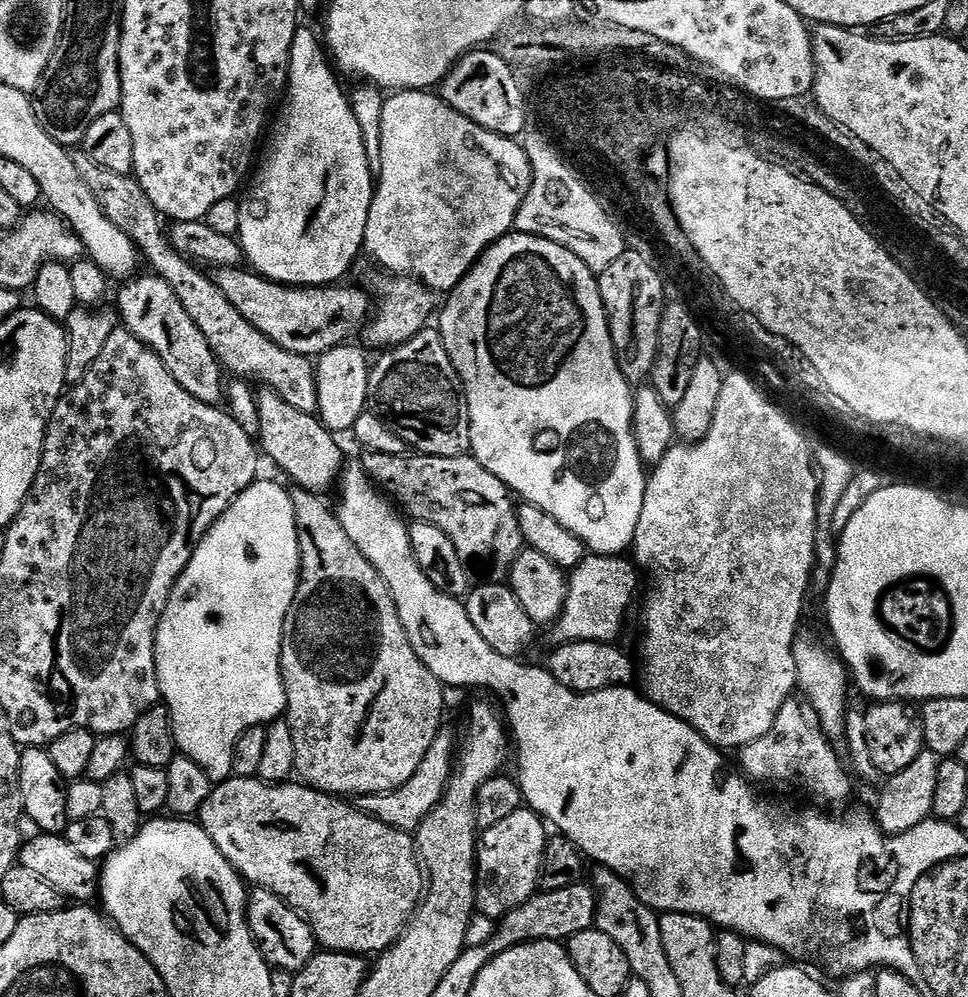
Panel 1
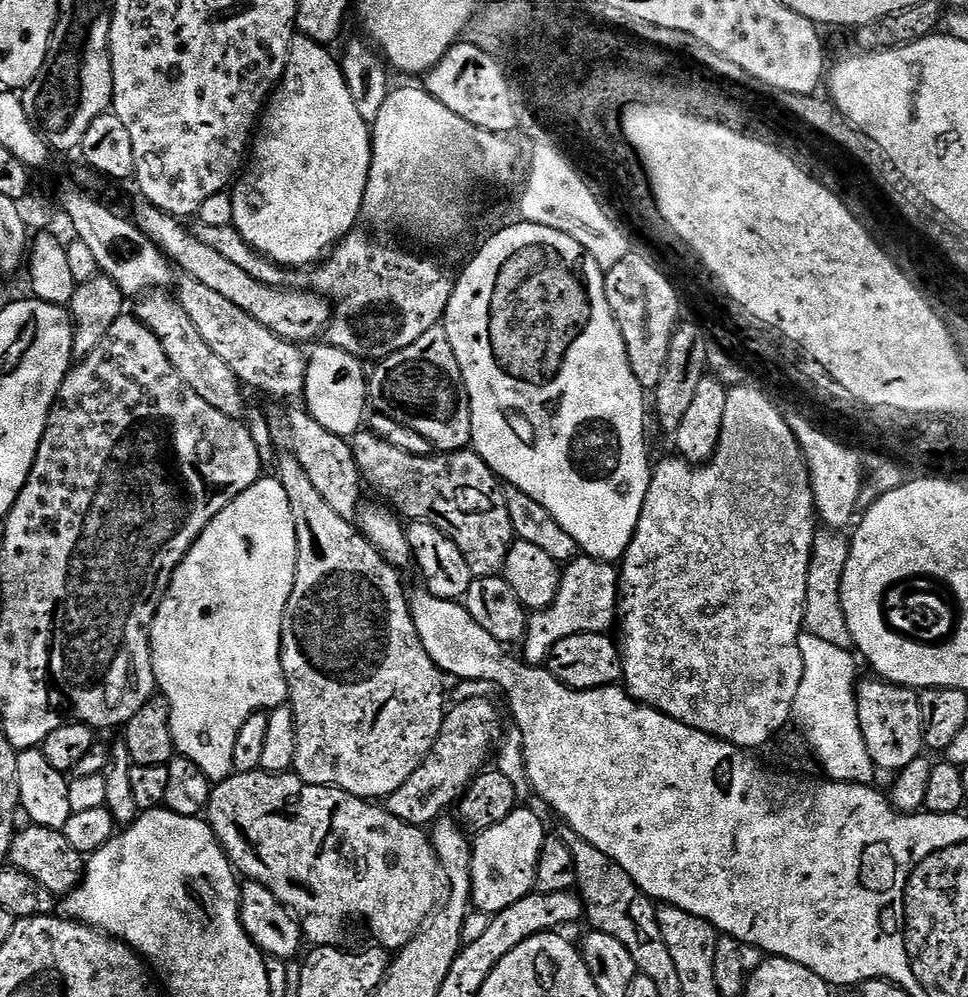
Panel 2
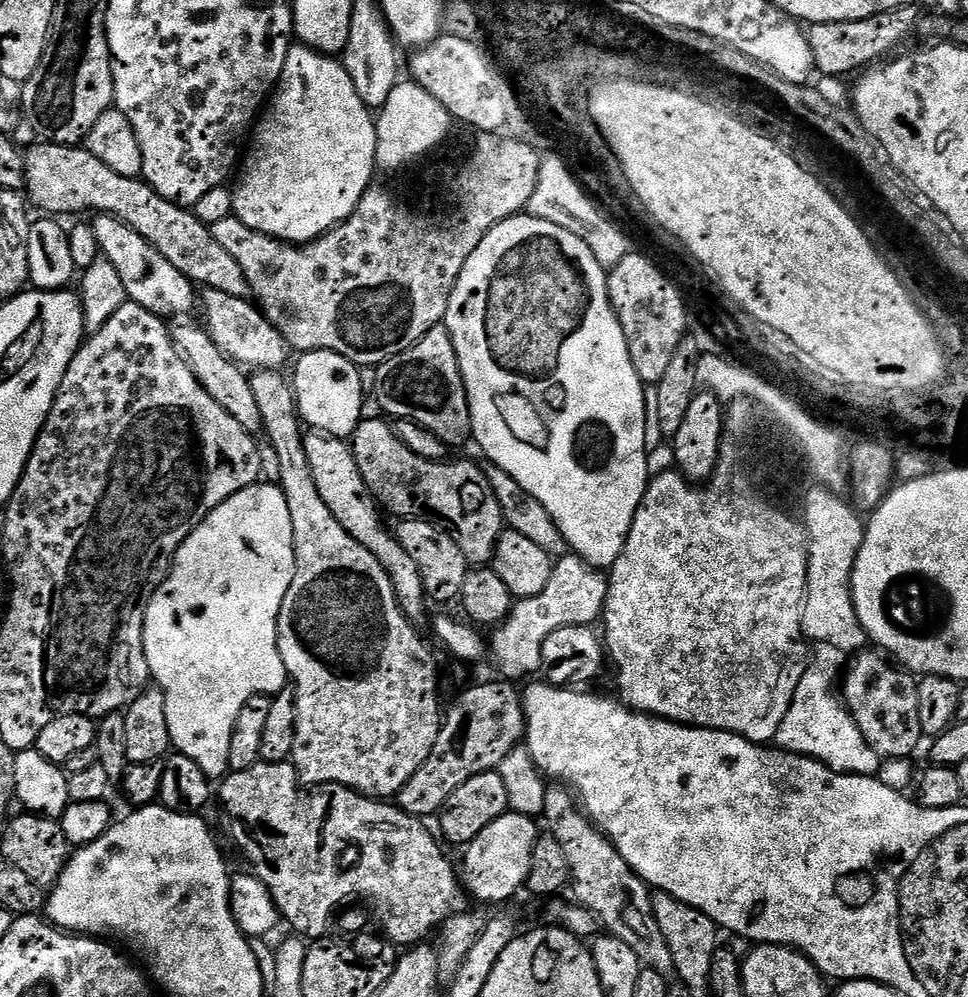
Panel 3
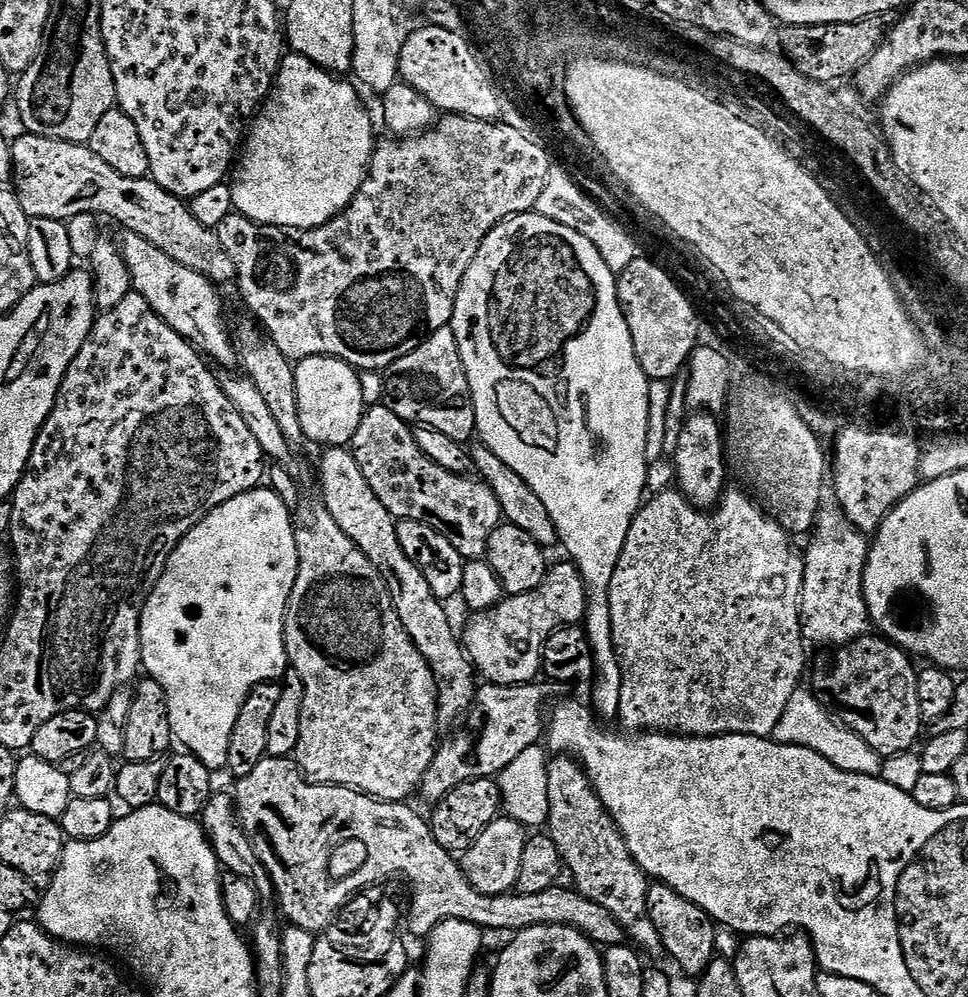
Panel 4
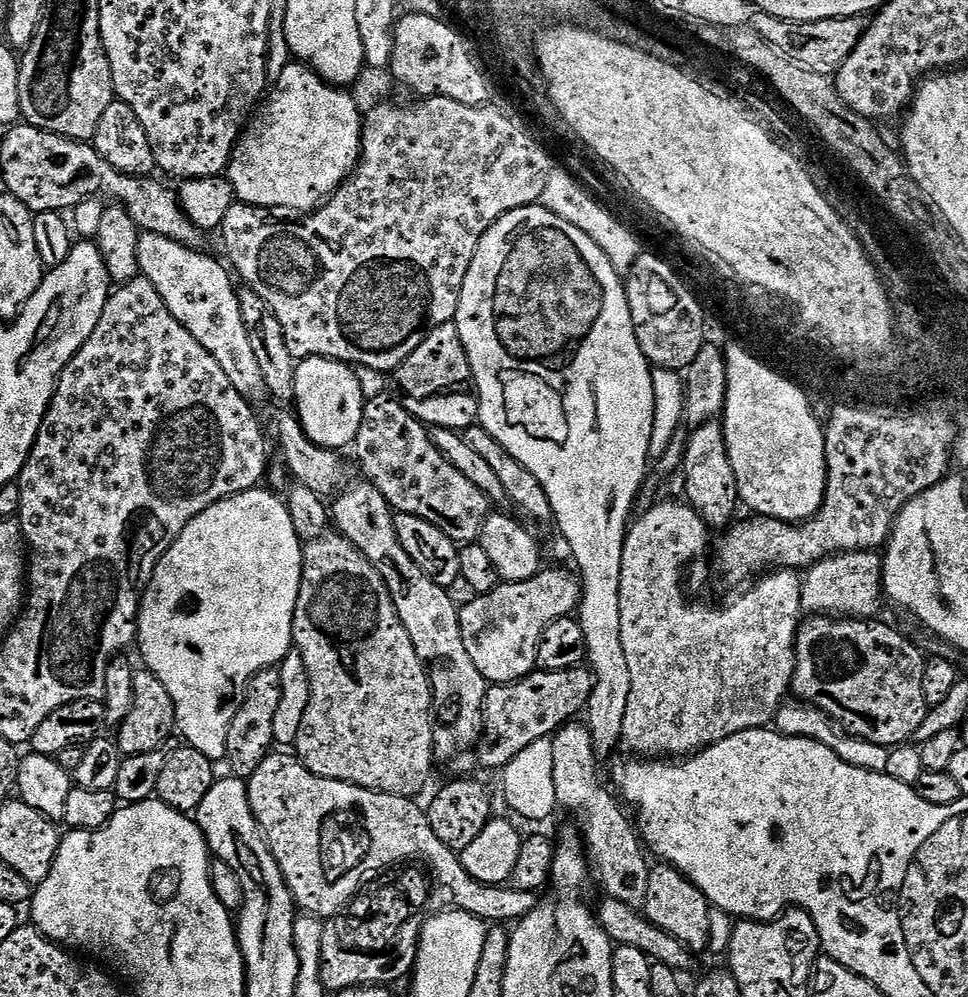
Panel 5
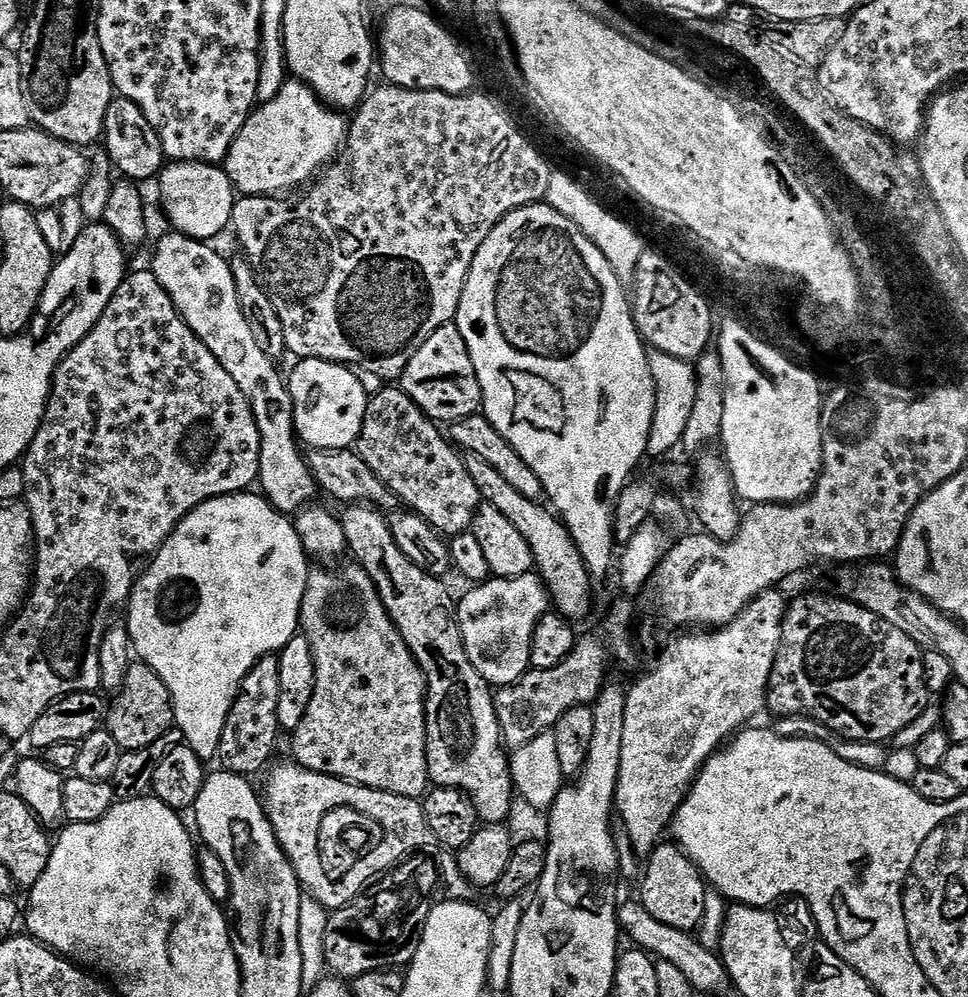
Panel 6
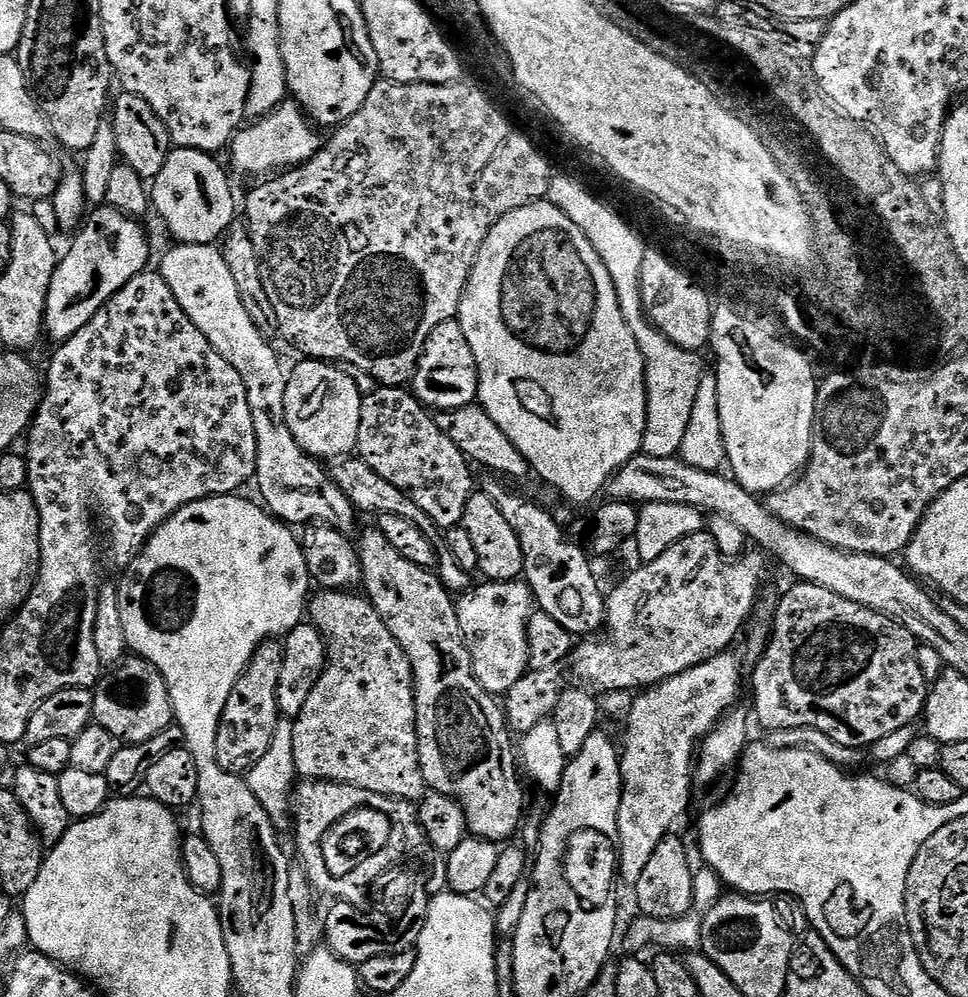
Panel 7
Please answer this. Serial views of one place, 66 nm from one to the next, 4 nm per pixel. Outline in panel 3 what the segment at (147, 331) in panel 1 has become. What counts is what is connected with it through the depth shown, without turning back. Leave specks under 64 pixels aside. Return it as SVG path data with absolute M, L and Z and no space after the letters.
M188 322L173 323L170 328L176 349L183 354L188 365L192 367L192 371L204 385L204 389L213 396L218 404L231 416L238 418L238 422L246 431L253 434L259 433L262 428L262 419L249 373L226 354L222 354L222 350L218 350L218 346L214 346L207 331L199 323L196 323L197 325L184 323Z

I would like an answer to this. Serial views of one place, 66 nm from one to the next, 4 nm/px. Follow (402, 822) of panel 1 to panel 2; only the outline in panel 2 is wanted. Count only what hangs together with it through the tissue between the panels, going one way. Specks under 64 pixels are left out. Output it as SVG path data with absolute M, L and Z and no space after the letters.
M476 696L473 700L464 700L461 704L454 705L453 708L451 705L444 713L442 730L438 734L430 754L426 754L422 766L418 766L418 770L414 770L414 774L410 774L410 778L406 778L406 782L402 782L402 786L398 786L398 790L394 790L394 794L386 797L382 804L383 808L394 818L410 823L415 828L424 828L435 824L441 816L445 815L451 804L453 807L459 801L464 794L465 788L472 783L474 777L485 771L487 764L484 763L487 762L488 755L491 752L493 755L501 736L500 712L490 701Z

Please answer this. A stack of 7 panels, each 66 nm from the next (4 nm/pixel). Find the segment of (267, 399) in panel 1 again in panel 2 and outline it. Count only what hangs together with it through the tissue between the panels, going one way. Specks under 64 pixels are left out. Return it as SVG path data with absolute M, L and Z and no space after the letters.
M307 410L289 414L288 440L292 443L291 455L298 458L302 470L306 470L306 475L310 482L314 482L318 494L326 498L326 506L333 508L337 514L342 514L342 518L355 521L362 503L362 477L354 462L351 443L338 434L330 434L330 430L319 424Z

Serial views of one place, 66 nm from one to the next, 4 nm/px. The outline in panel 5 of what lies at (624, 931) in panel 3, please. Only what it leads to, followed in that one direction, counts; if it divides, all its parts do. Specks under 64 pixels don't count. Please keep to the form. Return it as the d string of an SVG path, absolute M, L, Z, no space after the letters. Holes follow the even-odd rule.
M587 723L563 724L551 737L554 746L554 794L561 809L576 815L586 849L591 875L600 883L607 899L631 906L643 905L650 871L649 857L633 821L623 812L621 801L600 785L600 768ZM612 796L613 797L612 797ZM621 808L621 809L620 809ZM629 820L629 821L628 821ZM645 856L645 857L644 857ZM648 859L648 860L647 860Z

